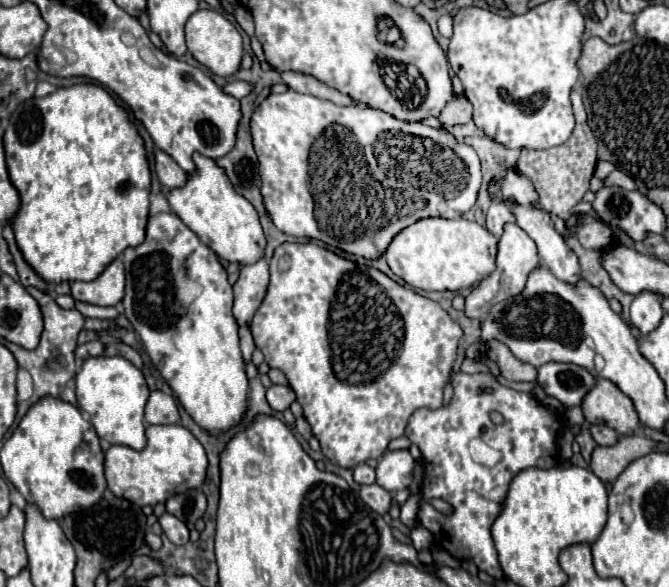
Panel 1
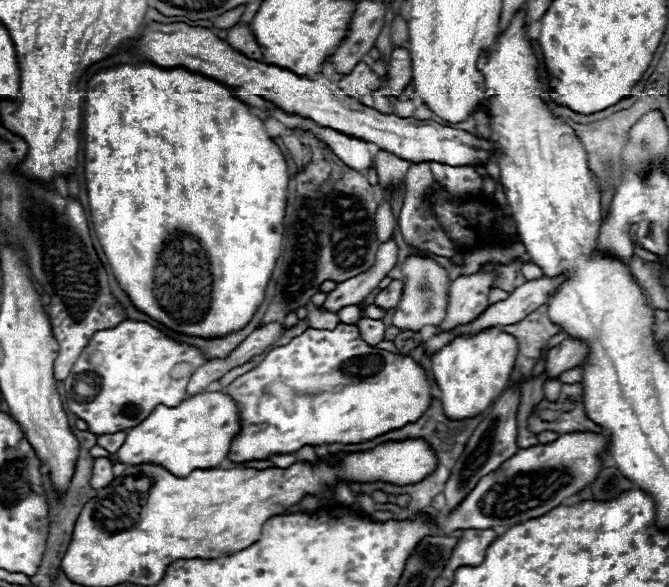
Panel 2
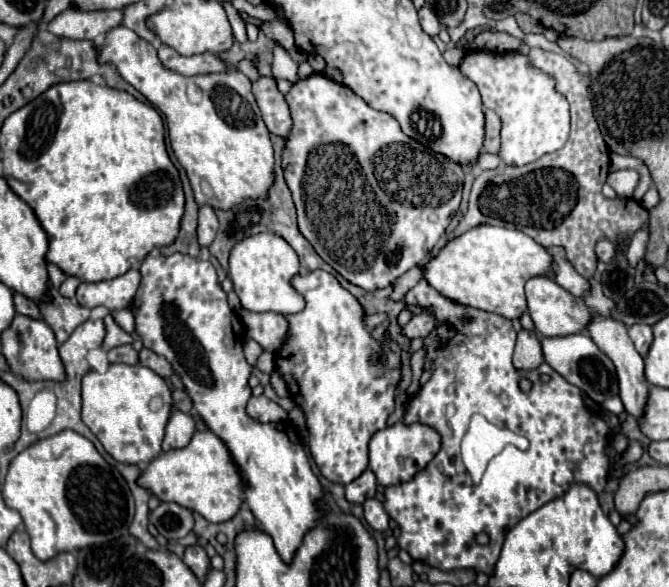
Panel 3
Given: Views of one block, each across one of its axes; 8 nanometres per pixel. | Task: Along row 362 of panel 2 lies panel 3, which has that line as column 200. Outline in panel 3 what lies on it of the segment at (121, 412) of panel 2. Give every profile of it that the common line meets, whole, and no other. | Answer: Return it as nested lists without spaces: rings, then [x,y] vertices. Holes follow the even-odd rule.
[[[116,26],[106,32],[104,42],[98,46],[98,64],[114,64],[118,74],[134,86],[150,104],[154,104],[168,122],[168,138],[176,160],[186,170],[190,186],[194,190],[196,202],[208,202],[212,208],[228,208],[236,206],[240,198],[264,198],[268,194],[268,186],[272,186],[272,166],[274,166],[274,150],[268,136],[268,128],[260,116],[256,100],[250,90],[250,80],[236,68],[218,72],[218,74],[200,74],[200,76],[182,76],[178,72],[166,70],[156,56],[156,50],[150,42],[142,40],[134,30],[126,26]],[[200,182],[210,186],[210,196],[204,194]]]

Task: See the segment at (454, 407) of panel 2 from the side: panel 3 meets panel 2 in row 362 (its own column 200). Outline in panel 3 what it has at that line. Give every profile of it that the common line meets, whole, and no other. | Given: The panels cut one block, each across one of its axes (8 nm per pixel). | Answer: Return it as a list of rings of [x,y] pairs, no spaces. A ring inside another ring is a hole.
[[[210,430],[204,432],[194,432],[192,440],[188,446],[184,448],[172,448],[168,452],[158,454],[148,466],[146,470],[142,470],[142,474],[138,476],[138,486],[150,490],[160,502],[176,502],[192,512],[202,514],[208,522],[226,522],[228,518],[232,518],[232,514],[236,514],[236,510],[240,508],[242,502],[242,482],[240,482],[240,474],[232,462],[232,456],[228,452],[228,448],[224,446],[224,442],[212,434]]]

